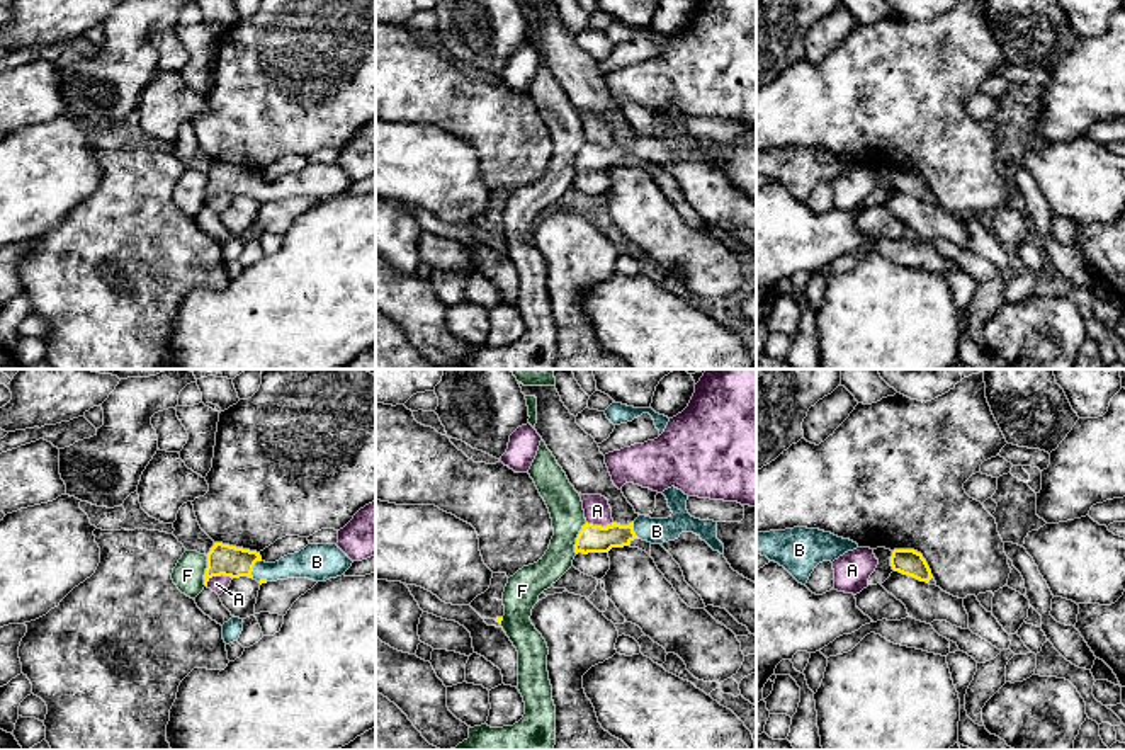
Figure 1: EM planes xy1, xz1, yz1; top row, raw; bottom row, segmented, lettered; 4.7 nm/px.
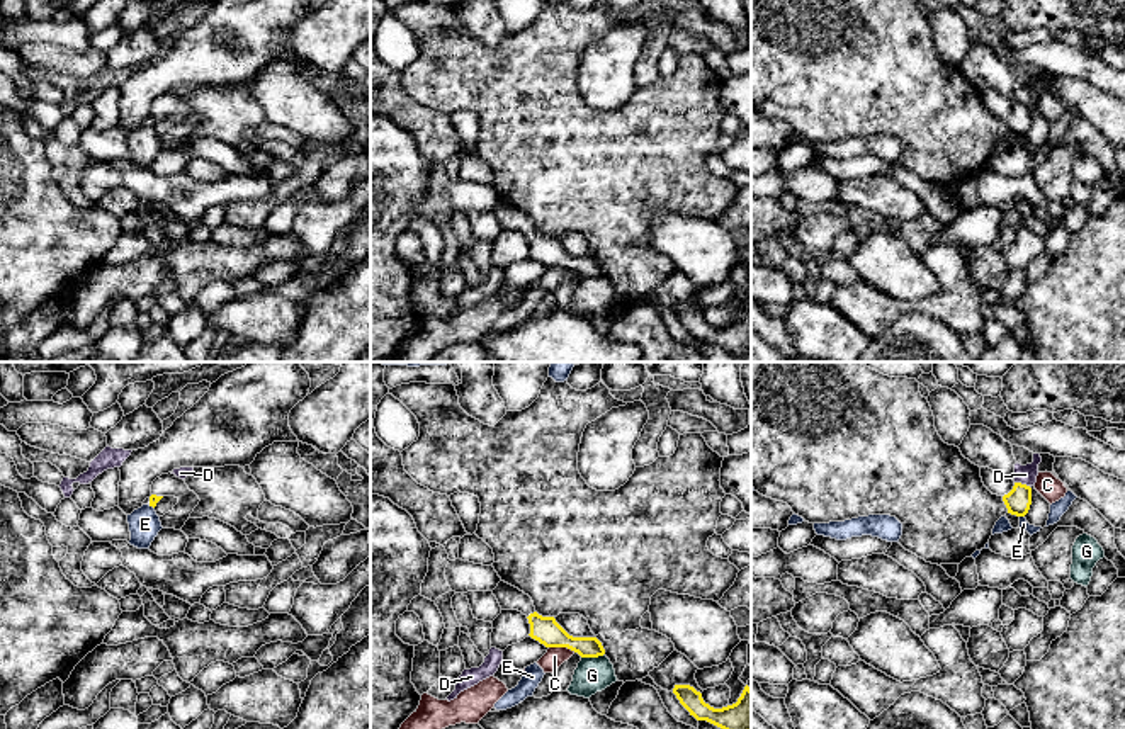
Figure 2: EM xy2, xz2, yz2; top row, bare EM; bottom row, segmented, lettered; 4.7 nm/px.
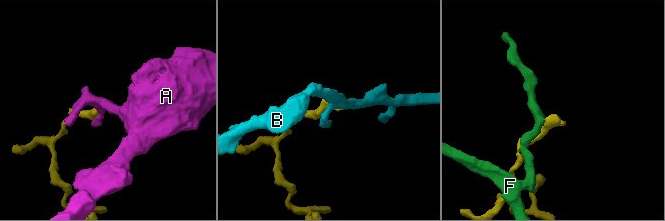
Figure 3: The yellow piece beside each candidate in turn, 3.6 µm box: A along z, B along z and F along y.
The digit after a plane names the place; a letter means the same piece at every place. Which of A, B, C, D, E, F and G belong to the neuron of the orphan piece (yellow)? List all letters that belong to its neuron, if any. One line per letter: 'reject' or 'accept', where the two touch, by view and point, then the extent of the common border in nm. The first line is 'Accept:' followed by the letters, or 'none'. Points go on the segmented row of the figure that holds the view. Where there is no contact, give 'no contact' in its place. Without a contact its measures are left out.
Accept: B
A: reject; contact xy1 (218, 575); length 130 nm
B: accept; contact xy1 (252, 568); length 100 nm
C: reject; contact xz2 (563, 646); length 130 nm
D: reject; contact yz2 (1020, 483); length 80 nm
E: reject; contact yz2 (1022, 515); length 30 nm
F: reject; contact xy1 (206, 570); length 150 nm
G: reject; contact xz2 (592, 656); length 110 nm

